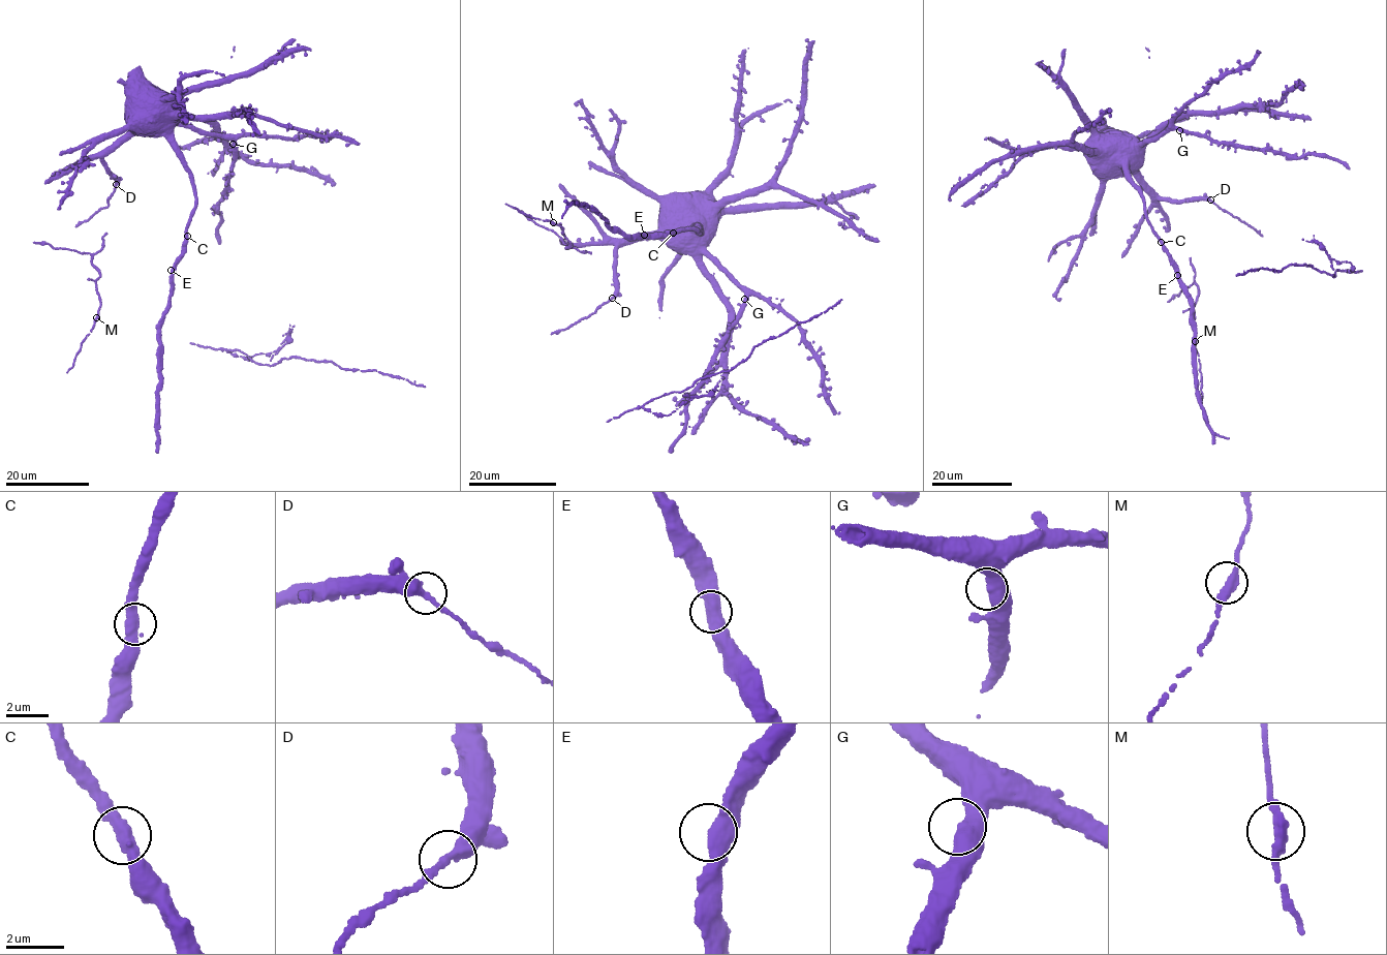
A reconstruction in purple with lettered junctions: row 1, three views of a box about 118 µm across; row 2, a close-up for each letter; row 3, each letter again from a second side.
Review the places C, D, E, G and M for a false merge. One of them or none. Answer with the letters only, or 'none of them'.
D

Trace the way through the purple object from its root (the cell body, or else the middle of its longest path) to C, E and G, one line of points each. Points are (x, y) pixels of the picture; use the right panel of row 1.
C: (1110, 137), (1102, 137), (1100, 150), (1126, 171), (1142, 198), (1147, 222), (1161, 242)
E: (1110, 137), (1102, 137), (1100, 150), (1126, 171), (1138, 189), (1145, 217), (1163, 243), (1177, 275)
G: (1110, 137), (1102, 137), (1099, 133), (1119, 131), (1141, 143), (1171, 128), (1179, 130)

